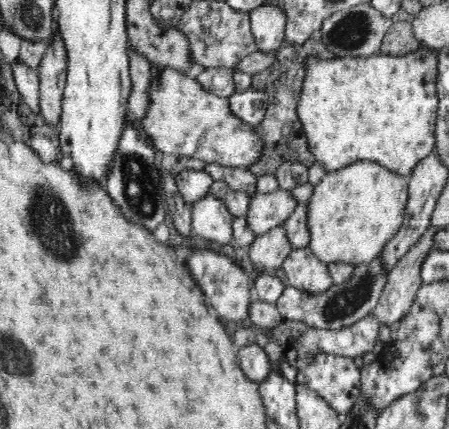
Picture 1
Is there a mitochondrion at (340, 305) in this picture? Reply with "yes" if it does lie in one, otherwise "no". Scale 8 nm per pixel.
yes

